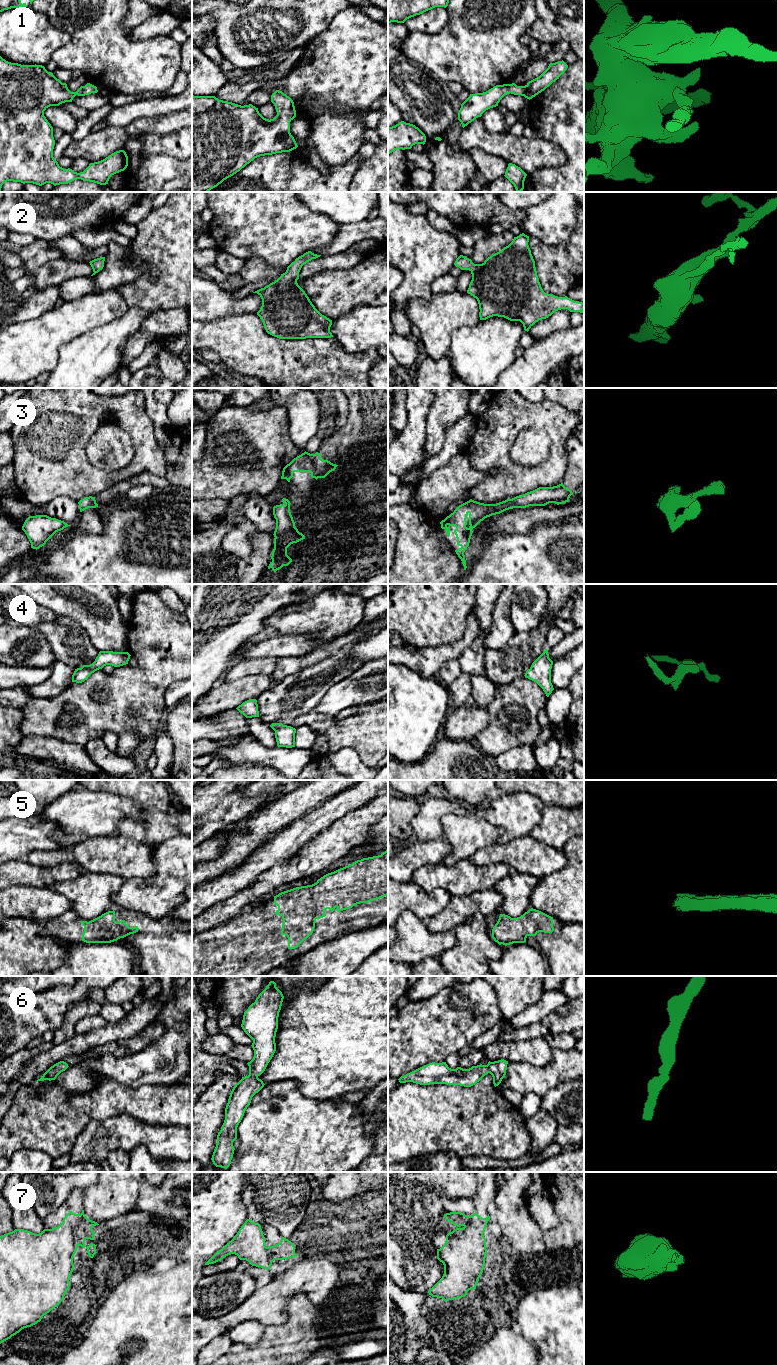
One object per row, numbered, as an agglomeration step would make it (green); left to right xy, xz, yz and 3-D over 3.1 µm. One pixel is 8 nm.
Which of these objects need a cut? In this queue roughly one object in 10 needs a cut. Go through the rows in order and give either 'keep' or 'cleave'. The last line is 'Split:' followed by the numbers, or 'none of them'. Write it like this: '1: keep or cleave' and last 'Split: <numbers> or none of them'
1: keep
2: keep
3: keep
4: keep
5: keep
6: keep
7: keep
Split: none of them

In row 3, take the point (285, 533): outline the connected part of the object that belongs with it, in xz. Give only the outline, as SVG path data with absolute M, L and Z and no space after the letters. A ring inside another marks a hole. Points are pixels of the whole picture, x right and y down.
M286 498L282 499L283 505L273 507L273 515L276 519L276 528L274 531L274 549L268 569L274 572L283 566L288 566L292 559L287 555L287 548L303 539L305 536L295 527L295 522L290 512L290 501Z

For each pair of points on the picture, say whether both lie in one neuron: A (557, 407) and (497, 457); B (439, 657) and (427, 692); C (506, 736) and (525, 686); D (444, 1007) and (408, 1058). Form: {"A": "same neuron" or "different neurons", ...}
{"A": "same neuron", "B": "different neurons", "C": "same neuron", "D": "same neuron"}

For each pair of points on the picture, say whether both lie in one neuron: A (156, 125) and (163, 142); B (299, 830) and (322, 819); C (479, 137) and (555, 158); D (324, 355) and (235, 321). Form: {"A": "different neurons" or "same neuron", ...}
{"A": "different neurons", "B": "same neuron", "C": "same neuron", "D": "same neuron"}

